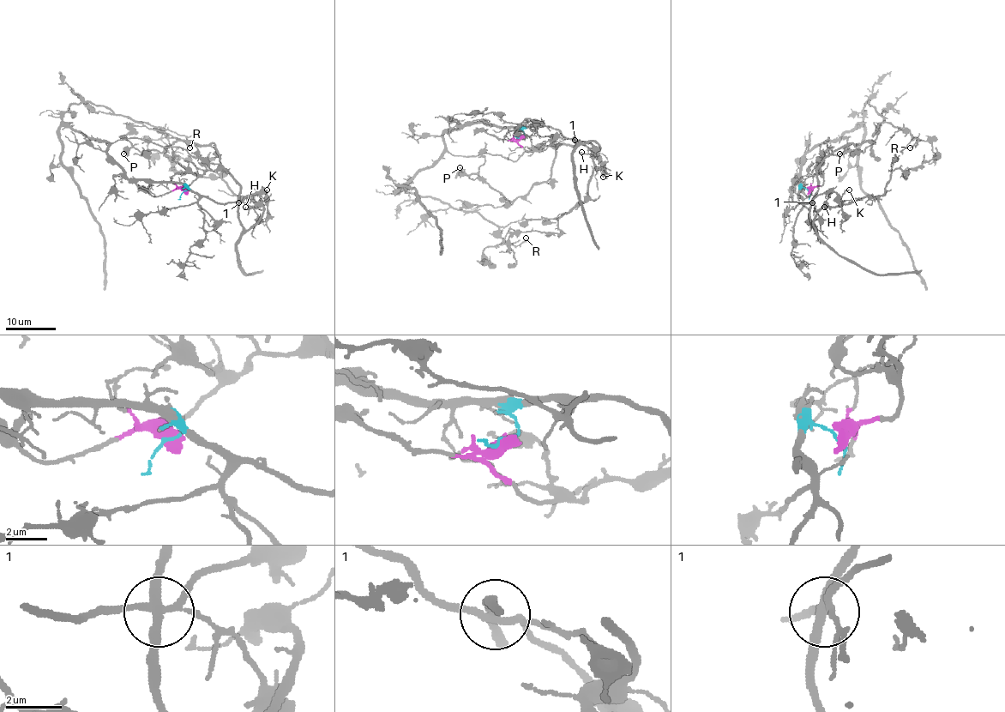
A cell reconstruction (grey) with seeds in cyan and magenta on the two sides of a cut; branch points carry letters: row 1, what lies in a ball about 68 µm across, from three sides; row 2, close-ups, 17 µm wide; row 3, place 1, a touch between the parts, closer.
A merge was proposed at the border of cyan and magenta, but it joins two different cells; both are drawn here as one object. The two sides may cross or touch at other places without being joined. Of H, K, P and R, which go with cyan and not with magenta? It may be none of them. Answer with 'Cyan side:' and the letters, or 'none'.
Cyan side: K, R

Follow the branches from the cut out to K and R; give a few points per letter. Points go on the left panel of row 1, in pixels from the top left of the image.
K: (184, 191), (187, 188), (227, 204), (241, 202), (249, 195), (264, 192), (267, 195), (267, 190)
R: (184, 191), (183, 184), (130, 178), (106, 142), (76, 132), (63, 116), (91, 102), (189, 147)

